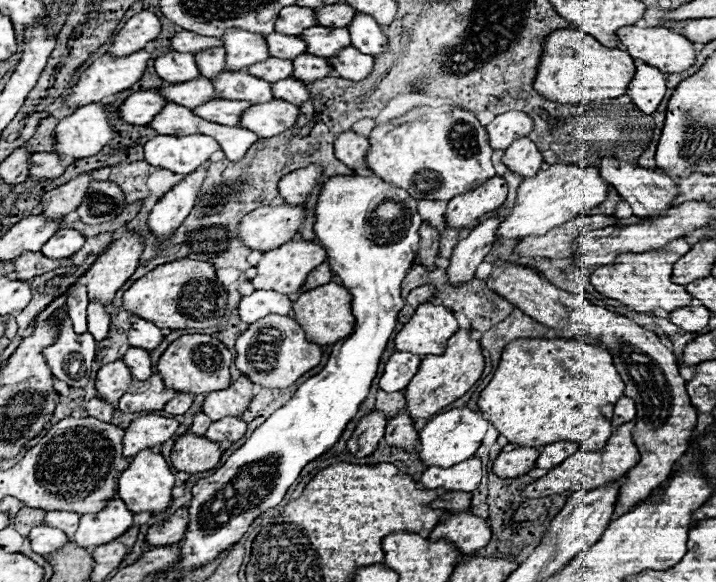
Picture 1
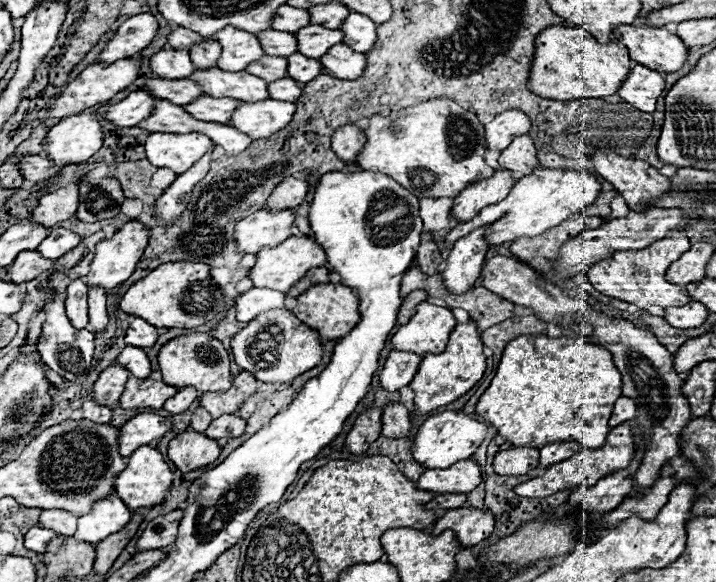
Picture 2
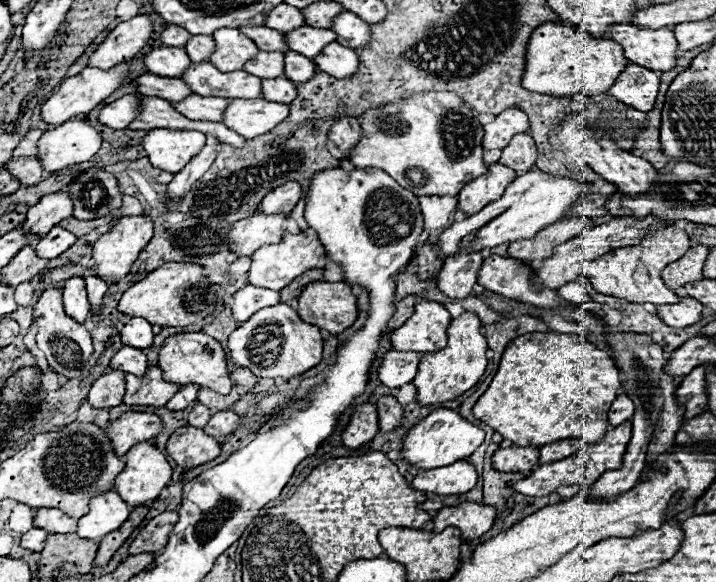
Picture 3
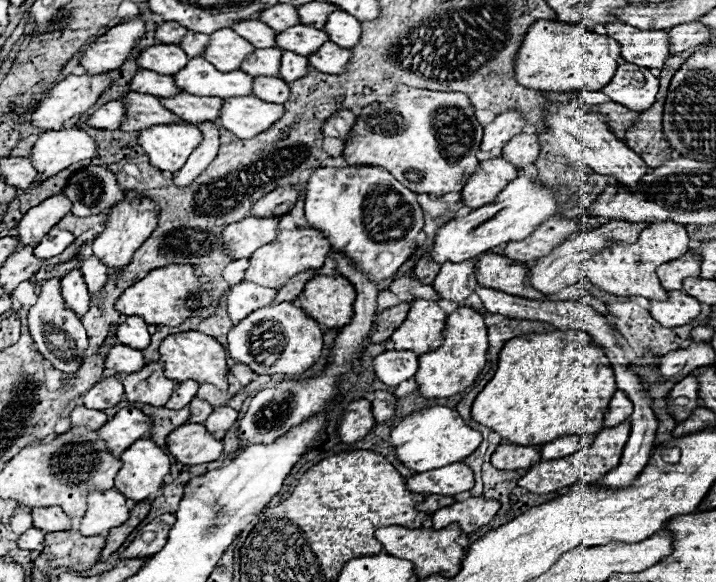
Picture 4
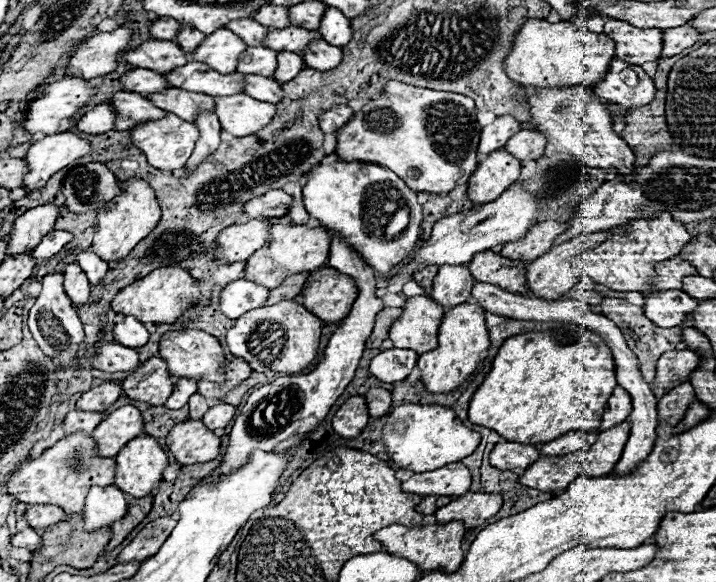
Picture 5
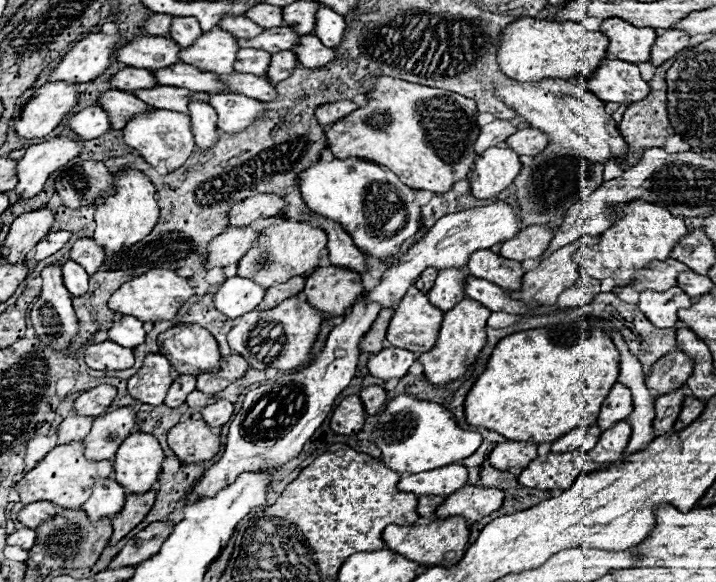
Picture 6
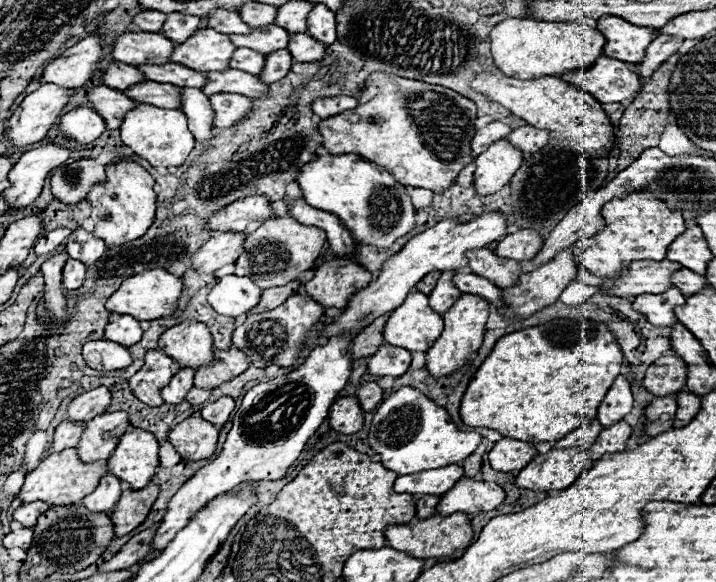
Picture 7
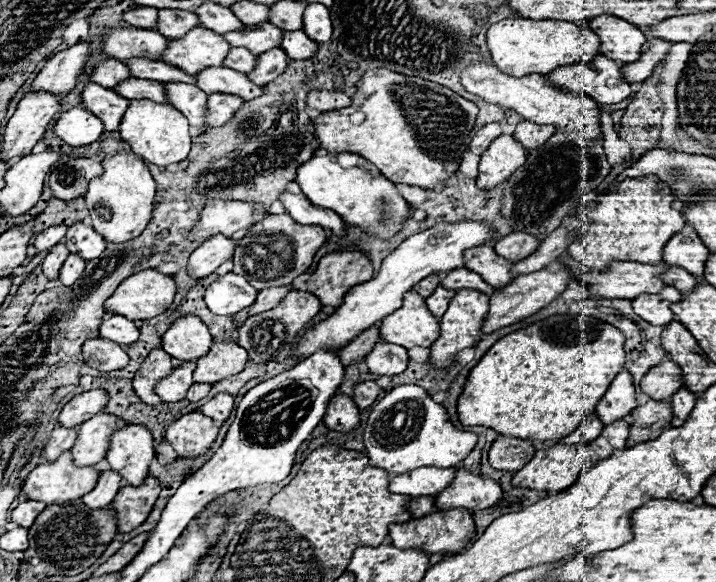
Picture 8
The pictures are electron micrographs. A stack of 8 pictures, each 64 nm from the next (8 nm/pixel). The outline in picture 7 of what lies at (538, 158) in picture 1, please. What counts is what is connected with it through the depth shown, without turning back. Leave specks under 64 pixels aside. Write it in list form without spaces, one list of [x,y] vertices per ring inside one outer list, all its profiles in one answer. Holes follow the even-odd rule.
[[[530,124],[526,126],[520,126],[520,128],[514,128],[508,136],[508,140],[520,148],[522,152],[538,152],[542,146],[548,144],[548,138],[550,138],[550,132],[546,130],[540,130],[540,128],[534,128]]]

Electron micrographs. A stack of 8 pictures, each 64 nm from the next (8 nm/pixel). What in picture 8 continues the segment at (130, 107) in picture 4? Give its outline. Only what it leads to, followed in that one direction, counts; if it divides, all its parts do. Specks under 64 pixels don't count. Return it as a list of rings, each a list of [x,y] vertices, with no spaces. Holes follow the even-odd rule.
[[[88,82],[82,90],[82,108],[88,108],[88,112],[94,112],[104,124],[108,132],[116,132],[120,126],[120,120],[128,108],[128,100],[118,96],[112,90],[106,90],[98,84]]]

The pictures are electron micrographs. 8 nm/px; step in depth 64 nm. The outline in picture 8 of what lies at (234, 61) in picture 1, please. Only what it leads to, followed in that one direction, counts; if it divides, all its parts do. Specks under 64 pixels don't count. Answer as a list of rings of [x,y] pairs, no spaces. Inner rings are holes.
[[[198,26],[178,40],[170,38],[166,52],[162,52],[162,62],[186,74],[198,74],[206,66],[222,66],[228,50],[230,44],[222,36]]]

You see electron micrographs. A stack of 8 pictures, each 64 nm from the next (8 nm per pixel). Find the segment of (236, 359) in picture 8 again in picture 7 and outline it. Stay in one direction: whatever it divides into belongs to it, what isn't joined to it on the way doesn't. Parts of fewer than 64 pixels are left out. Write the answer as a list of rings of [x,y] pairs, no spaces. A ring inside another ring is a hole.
[[[230,346],[226,350],[214,348],[214,360],[206,366],[200,366],[194,374],[194,386],[212,390],[218,384],[224,384],[226,380],[232,380],[234,376],[242,374],[248,368],[248,358],[242,350]]]

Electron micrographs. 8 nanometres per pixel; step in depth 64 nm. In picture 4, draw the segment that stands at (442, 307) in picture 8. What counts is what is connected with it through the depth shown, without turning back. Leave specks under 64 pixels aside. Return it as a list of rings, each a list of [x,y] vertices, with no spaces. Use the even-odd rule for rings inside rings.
[[[476,258],[458,262],[458,264],[452,264],[452,262],[442,264],[434,280],[434,290],[438,298],[462,304],[478,284],[474,276],[474,264],[476,264]]]

